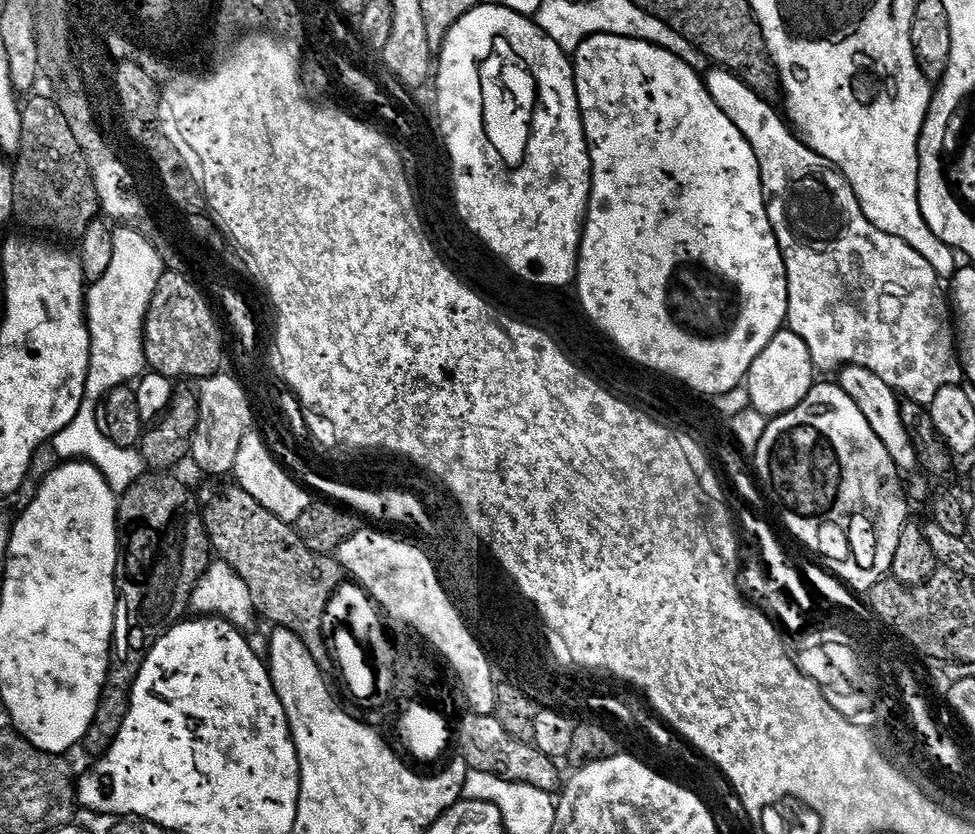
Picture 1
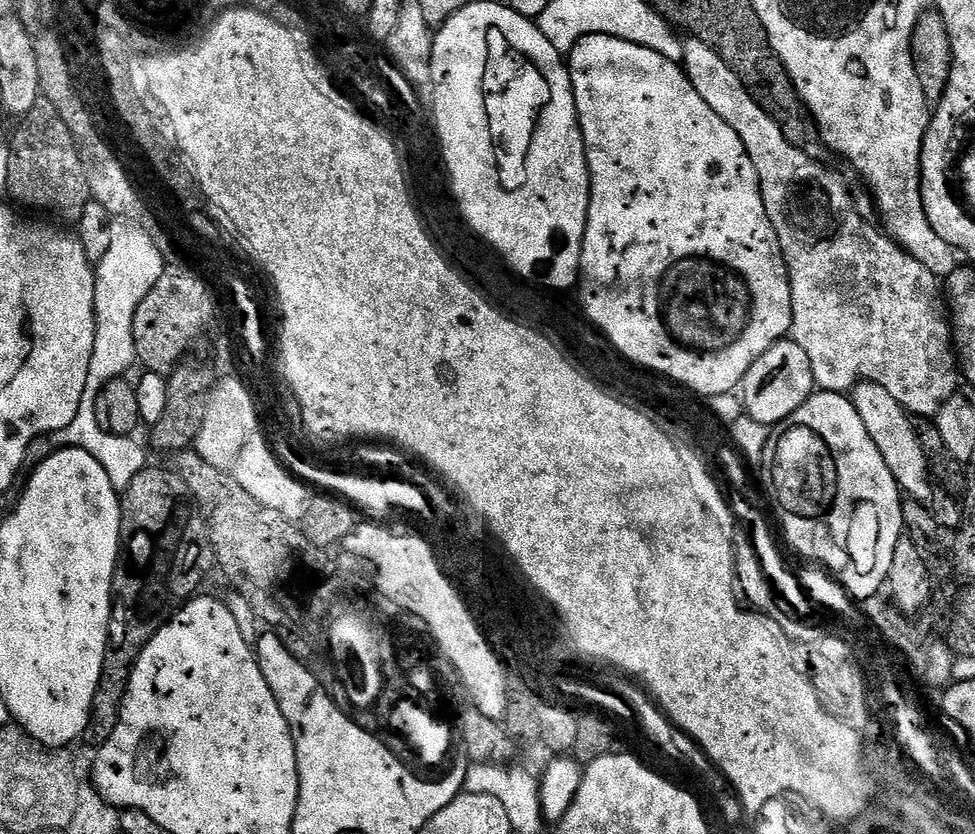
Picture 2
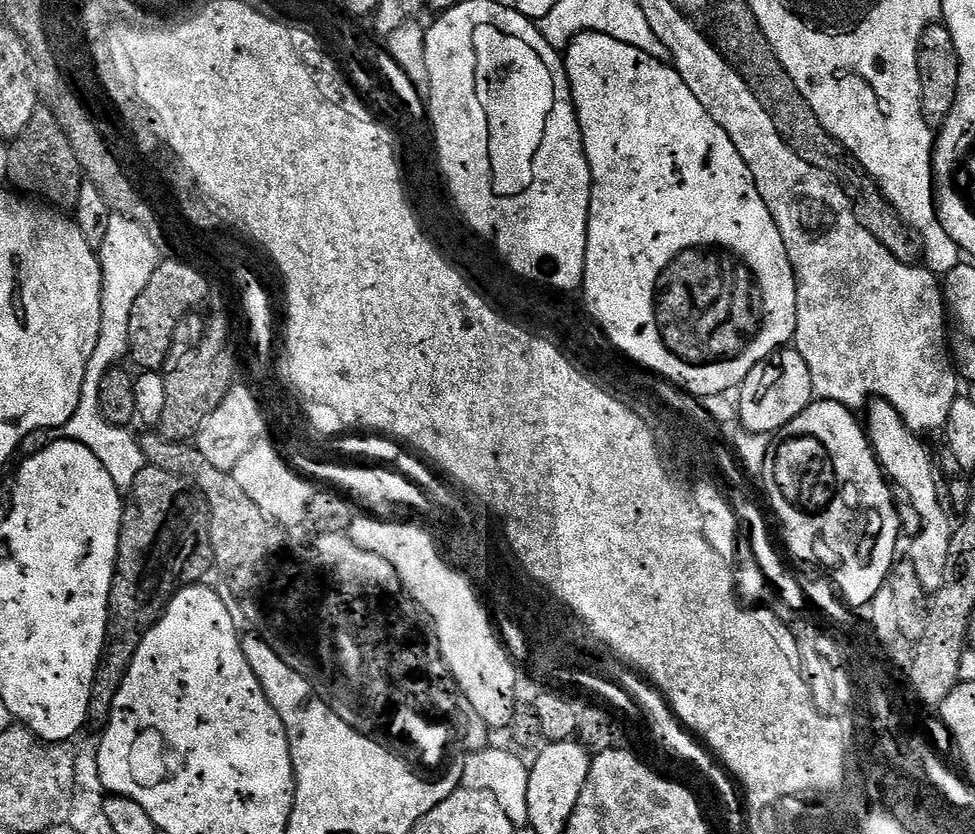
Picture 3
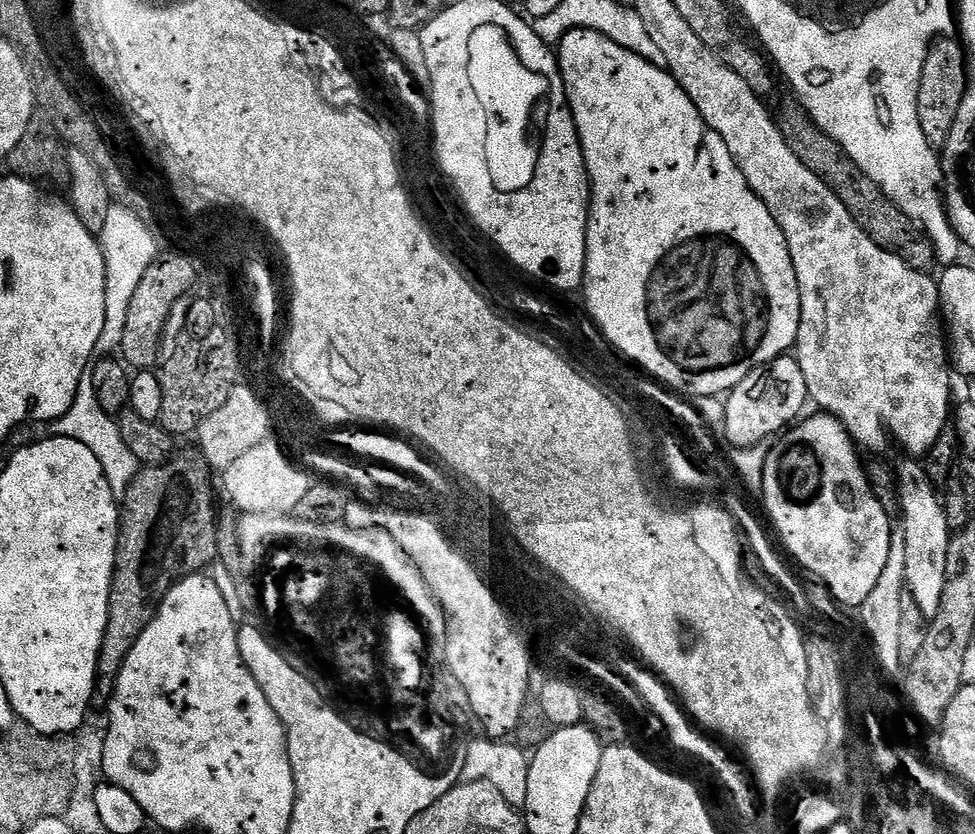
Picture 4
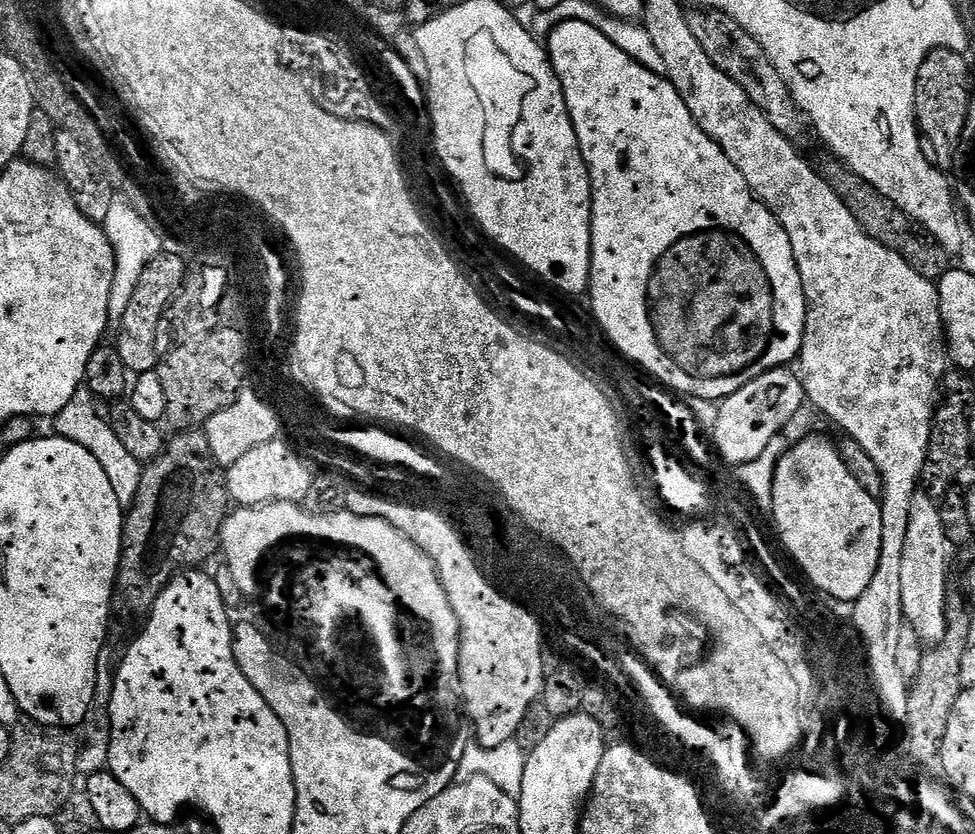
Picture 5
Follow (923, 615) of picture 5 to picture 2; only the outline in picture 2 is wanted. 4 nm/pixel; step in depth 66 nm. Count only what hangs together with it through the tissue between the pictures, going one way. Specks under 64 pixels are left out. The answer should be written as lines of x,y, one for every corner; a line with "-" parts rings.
869,380
860,381
852,389
850,399
852,405
858,410
862,423
866,426
866,434
870,434
874,446
878,446
878,454
882,454
886,466
890,466
890,474
894,474
901,493
905,497
921,502
931,501
934,481
929,475
927,458
922,454
918,442
913,417
884,387

